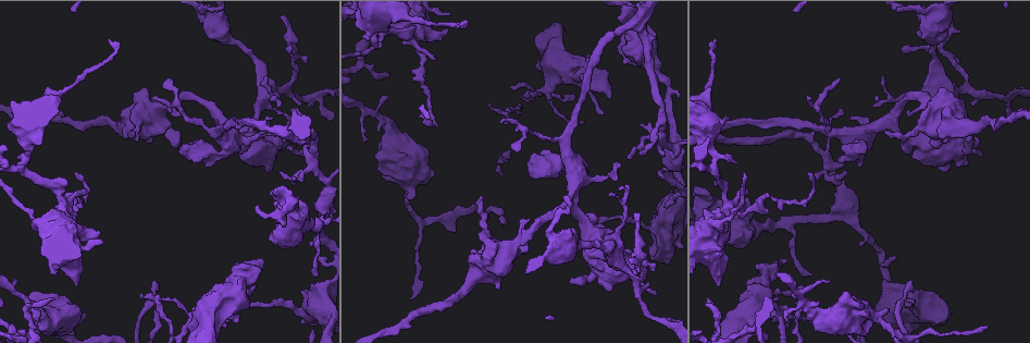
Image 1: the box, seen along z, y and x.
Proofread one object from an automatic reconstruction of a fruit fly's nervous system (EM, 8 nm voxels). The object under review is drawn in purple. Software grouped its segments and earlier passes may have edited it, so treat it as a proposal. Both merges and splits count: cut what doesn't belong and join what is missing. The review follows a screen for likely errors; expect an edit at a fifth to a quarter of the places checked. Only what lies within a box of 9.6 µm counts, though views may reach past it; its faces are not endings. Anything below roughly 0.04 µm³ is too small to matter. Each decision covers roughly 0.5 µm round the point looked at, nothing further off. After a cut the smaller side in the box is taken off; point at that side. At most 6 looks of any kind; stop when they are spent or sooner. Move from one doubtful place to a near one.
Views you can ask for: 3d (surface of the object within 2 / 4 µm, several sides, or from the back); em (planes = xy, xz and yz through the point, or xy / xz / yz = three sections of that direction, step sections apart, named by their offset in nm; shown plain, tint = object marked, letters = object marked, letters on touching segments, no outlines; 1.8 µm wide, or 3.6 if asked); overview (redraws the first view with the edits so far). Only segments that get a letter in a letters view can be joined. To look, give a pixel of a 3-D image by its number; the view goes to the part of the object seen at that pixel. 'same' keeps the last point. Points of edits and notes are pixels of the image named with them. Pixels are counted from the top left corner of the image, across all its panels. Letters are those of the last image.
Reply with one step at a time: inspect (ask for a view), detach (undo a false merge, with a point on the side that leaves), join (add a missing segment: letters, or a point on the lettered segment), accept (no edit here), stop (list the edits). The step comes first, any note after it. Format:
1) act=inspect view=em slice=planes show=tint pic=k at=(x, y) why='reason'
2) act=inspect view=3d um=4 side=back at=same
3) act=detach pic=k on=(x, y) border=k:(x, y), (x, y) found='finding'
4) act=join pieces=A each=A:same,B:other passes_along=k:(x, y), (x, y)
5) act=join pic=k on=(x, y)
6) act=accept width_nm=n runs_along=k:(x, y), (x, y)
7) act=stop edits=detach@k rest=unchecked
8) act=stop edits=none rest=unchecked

act=inspect view=em um=3.6 slice=xz step=16 show=tint pic=1 at=(61, 207) why='three arms meet'

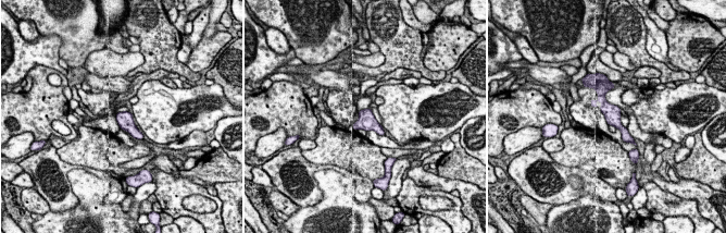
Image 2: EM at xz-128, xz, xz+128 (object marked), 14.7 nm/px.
act=inspect view=em um=3.6 slice=yz step=8 show=letters at=same

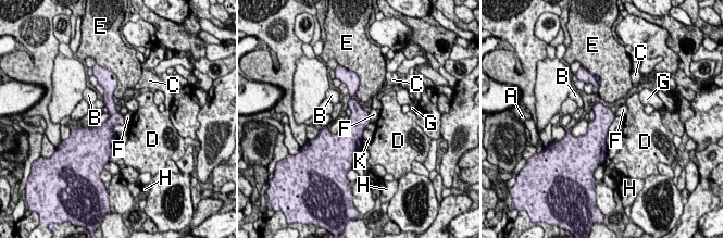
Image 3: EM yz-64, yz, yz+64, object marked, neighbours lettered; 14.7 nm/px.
act=accept each=A:other,B:other,C:other,D:other,E:other,F:other,G:other,H:other,K:other found='one neuron here'

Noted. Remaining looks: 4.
act=inspect view=3d um=2 pic=1 at=(76, 286)

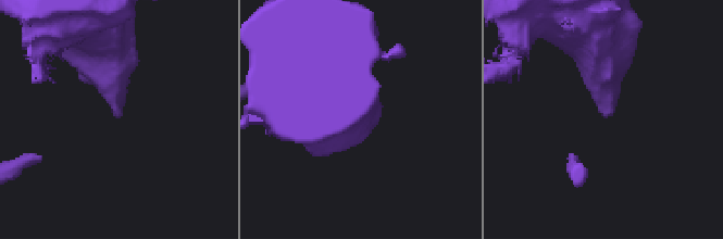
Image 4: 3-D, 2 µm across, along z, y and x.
act=inspect view=em slice=yz step=8 show=tint pic=4 at=(118, 115) why='need the tissue'

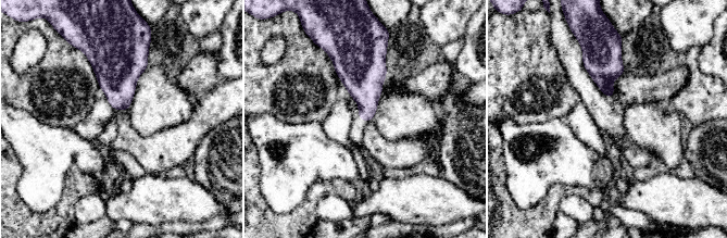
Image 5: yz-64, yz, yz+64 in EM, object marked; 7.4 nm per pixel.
act=inspect view=em slice=planes show=letters at=same

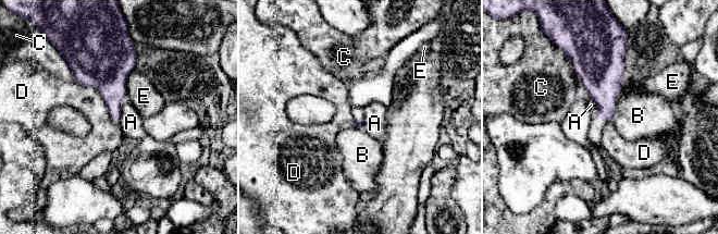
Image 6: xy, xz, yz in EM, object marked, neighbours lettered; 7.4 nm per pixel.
act=accept each=A:other,B:other,C:other,D:other,E:other border=6:(126, 97), (119, 121) found='none of them fits'

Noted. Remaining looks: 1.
act=stop edits=none rest=unchecked

